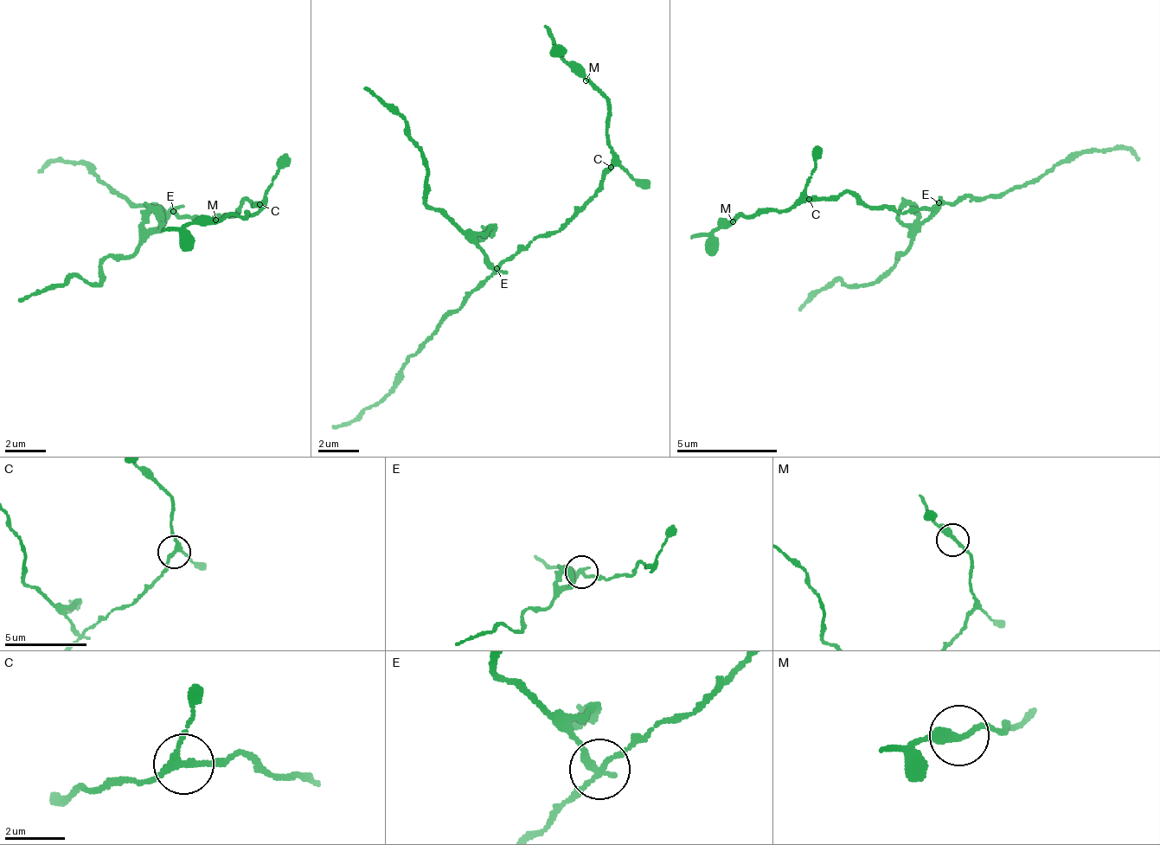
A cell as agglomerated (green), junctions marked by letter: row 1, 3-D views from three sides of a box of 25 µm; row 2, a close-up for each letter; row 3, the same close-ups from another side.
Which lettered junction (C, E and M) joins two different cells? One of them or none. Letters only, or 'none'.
E

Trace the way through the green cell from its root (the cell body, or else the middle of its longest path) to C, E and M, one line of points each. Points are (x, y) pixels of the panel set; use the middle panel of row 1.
C: (522, 248), (527, 248), (535, 238), (556, 233), (577, 213), (577, 208), (592, 193), (611, 167)
E: (522, 248), (517, 248), (508, 259), (503, 259), (495, 270)
M: (522, 248), (535, 238), (556, 233), (577, 213), (614, 156), (608, 146), (606, 100), (586, 80)

